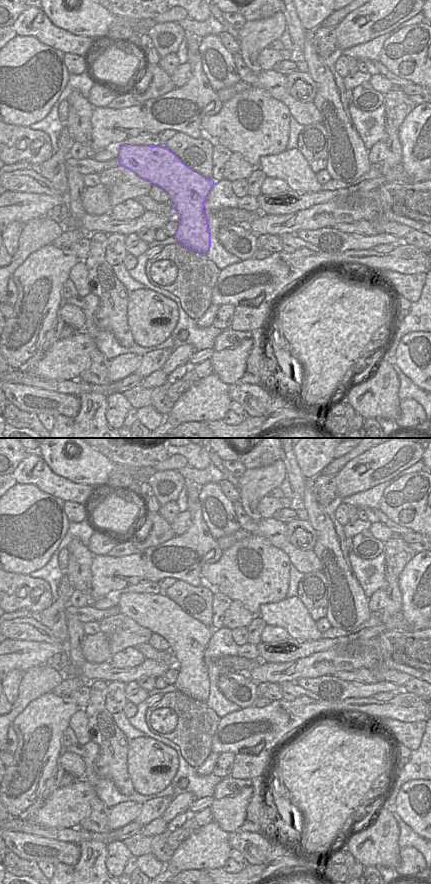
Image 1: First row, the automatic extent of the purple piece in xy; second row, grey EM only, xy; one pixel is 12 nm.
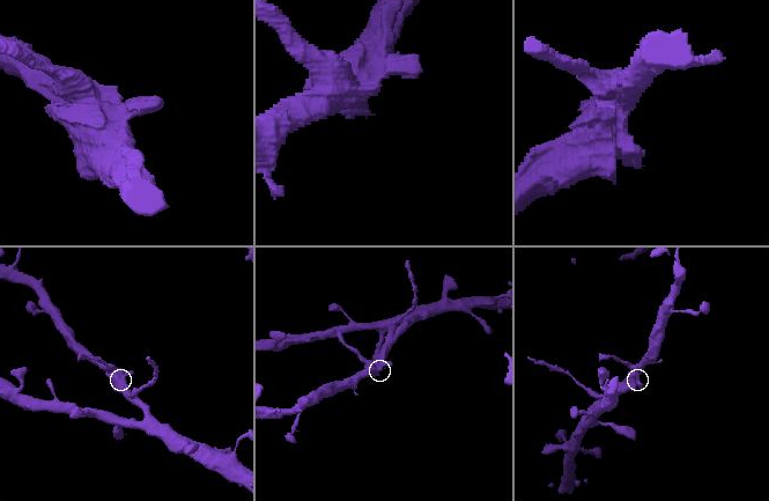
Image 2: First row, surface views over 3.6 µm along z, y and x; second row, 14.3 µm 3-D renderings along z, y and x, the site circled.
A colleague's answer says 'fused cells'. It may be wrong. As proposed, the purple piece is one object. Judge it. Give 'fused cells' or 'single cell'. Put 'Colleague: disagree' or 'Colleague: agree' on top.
Colleague: agree
fused cells

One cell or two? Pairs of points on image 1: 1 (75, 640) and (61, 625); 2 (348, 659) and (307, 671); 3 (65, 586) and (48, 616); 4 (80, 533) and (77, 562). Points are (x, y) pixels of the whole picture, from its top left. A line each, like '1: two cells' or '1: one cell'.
1: two cells
2: one cell
3: one cell
4: two cells

